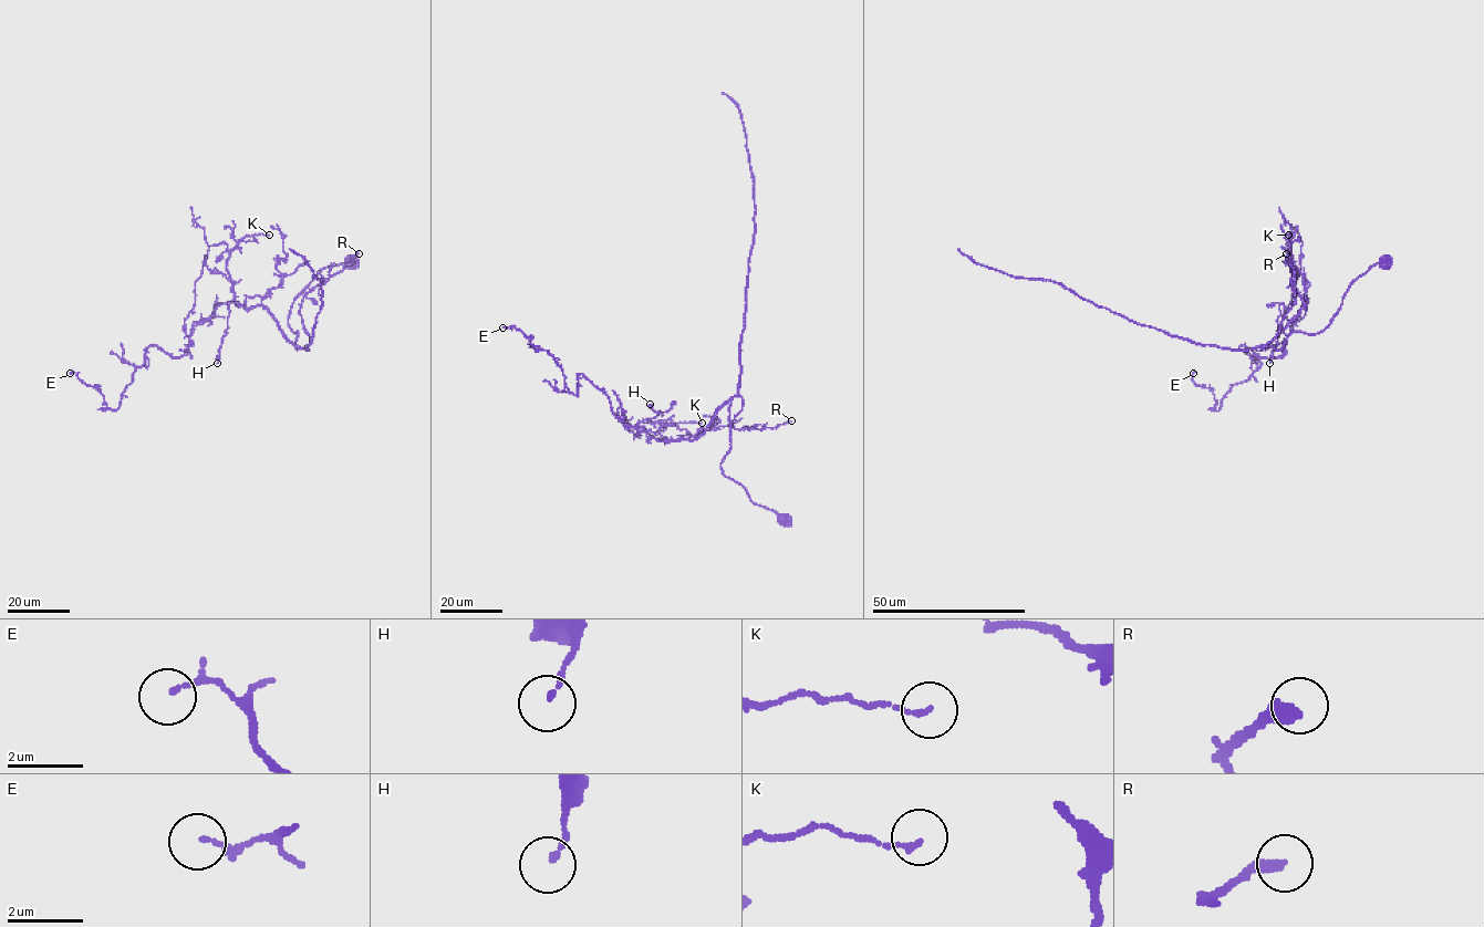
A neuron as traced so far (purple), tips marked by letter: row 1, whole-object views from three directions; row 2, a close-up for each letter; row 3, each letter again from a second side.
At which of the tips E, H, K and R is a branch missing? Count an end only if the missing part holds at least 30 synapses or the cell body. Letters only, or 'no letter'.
no letter

